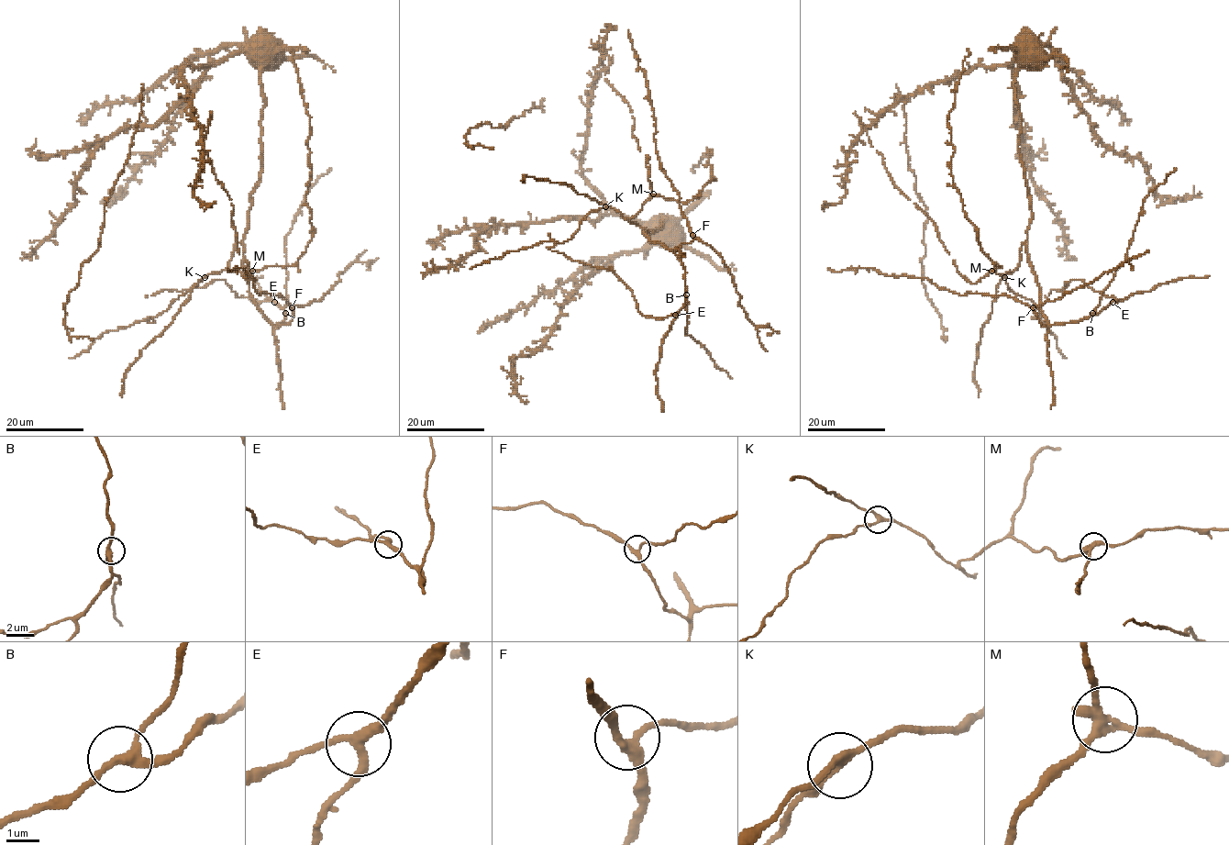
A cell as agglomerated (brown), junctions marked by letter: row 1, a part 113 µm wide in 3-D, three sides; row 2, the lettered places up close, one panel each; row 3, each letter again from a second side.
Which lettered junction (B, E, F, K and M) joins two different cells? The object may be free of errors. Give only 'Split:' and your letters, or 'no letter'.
Split: no letter

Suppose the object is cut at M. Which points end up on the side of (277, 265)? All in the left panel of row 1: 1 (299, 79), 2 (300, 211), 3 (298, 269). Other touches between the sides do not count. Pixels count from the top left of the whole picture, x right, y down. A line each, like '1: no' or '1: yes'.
1: yes
2: no
3: yes

